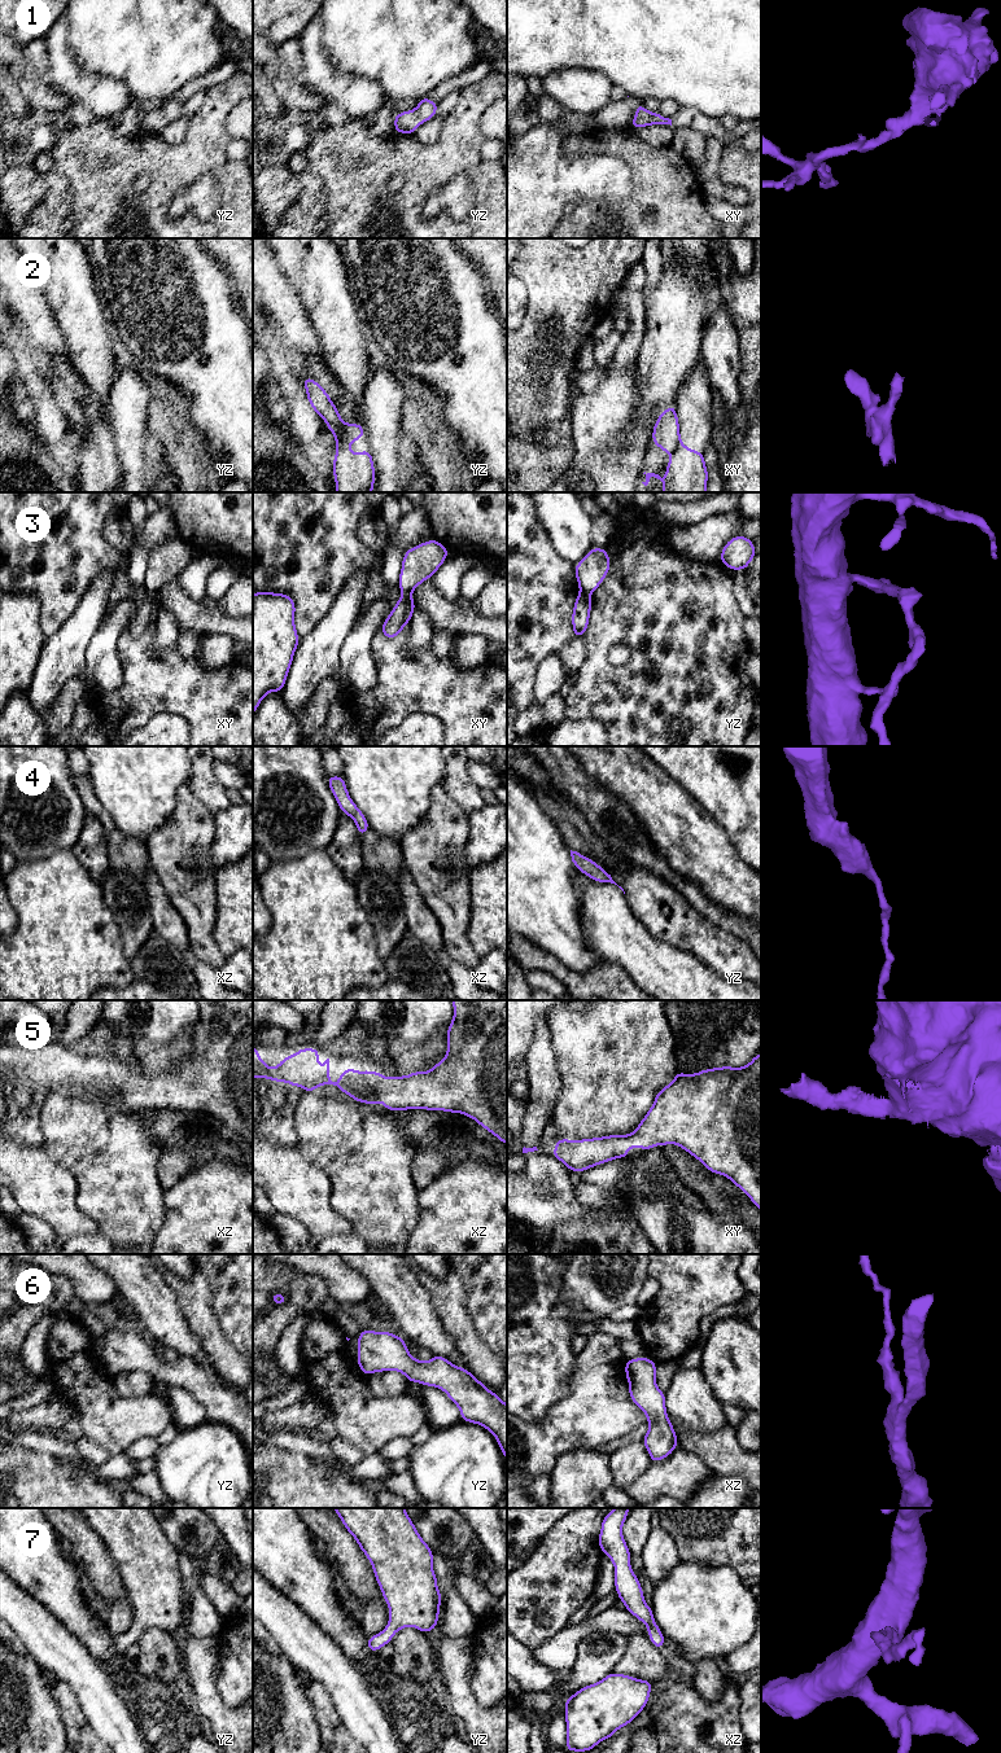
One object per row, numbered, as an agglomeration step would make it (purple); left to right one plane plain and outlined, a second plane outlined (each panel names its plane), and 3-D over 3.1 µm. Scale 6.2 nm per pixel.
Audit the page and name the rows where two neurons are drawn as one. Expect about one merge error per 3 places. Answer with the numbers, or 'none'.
3

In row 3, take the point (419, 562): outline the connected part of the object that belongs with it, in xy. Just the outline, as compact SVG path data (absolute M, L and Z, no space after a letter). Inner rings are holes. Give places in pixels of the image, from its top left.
M432 539L405 552L399 571L398 587L402 592L412 593L441 567L449 551L438 540Z

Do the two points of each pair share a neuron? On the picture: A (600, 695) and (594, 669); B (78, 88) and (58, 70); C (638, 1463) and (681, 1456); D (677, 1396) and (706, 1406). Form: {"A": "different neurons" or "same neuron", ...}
{"A": "same neuron", "B": "same neuron", "C": "different neurons", "D": "same neuron"}

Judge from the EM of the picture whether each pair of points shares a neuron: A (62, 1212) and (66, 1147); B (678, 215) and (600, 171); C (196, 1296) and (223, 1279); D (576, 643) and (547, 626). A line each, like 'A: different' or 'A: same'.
A: different
B: different
C: different
D: different

